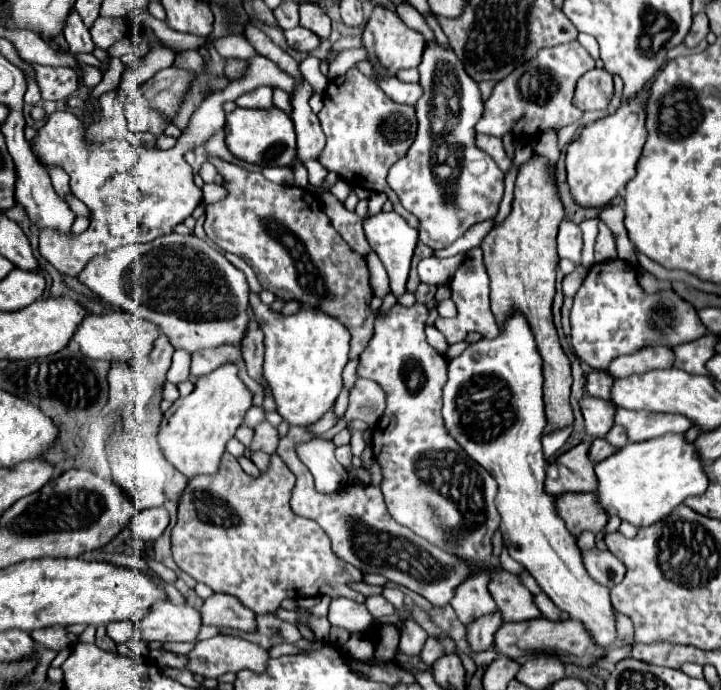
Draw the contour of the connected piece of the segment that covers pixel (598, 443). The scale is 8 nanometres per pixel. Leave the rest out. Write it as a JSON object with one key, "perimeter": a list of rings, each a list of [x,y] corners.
{"perimeter":[[[593,439],[591,441],[591,447],[589,447],[589,459],[593,463],[599,463],[603,459],[607,459],[609,455],[613,455],[615,451],[611,449],[611,445],[605,441],[605,439]]]}

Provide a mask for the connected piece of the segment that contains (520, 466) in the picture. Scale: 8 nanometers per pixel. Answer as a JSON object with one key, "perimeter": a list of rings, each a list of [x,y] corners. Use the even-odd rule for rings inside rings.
{"perimeter":[[[513,311],[499,329],[499,337],[483,337],[477,343],[471,343],[457,359],[449,361],[449,379],[443,387],[443,419],[449,433],[455,441],[467,451],[471,459],[483,465],[493,479],[499,483],[499,493],[495,497],[497,511],[501,515],[501,533],[507,545],[509,555],[519,561],[539,583],[543,593],[561,609],[567,611],[571,619],[583,623],[595,645],[603,651],[623,645],[615,627],[615,609],[609,597],[609,589],[595,583],[583,565],[583,557],[577,547],[577,539],[567,531],[561,517],[555,513],[555,497],[547,495],[543,489],[545,479],[545,455],[541,449],[541,433],[547,425],[543,409],[543,375],[541,375],[541,357],[537,353],[535,337],[529,329],[529,323],[523,313]]]}

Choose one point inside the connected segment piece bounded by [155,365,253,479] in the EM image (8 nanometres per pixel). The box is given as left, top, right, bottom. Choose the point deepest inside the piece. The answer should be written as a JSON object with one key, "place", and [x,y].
{"place":[193,434]}

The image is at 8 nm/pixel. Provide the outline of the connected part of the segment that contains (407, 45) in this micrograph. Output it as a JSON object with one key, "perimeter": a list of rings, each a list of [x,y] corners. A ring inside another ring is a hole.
{"perimeter":[[[375,7],[369,23],[363,27],[363,49],[367,51],[369,63],[381,77],[395,77],[401,69],[417,67],[421,61],[425,39],[421,33],[409,29],[397,15],[383,7]]]}

